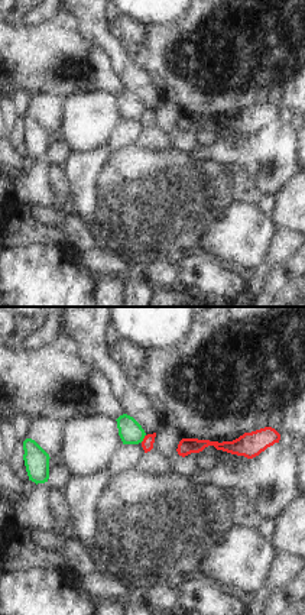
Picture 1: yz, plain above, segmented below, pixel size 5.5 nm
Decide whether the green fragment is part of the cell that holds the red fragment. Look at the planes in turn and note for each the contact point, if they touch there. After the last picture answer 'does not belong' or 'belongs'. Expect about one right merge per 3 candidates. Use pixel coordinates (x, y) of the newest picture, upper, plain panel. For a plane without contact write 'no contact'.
contact (143, 115)

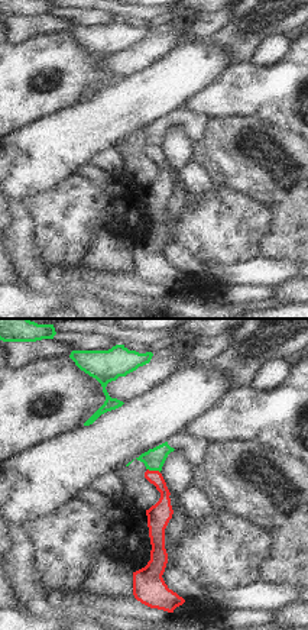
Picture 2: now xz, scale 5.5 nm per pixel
contact (154, 146)

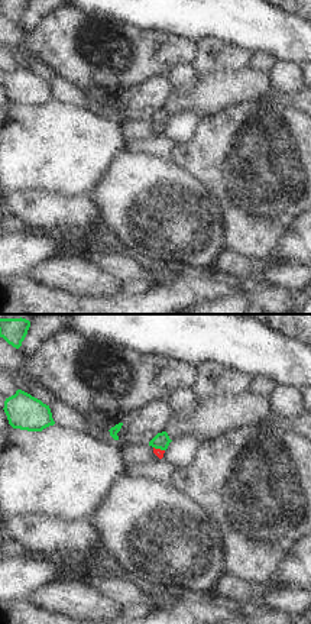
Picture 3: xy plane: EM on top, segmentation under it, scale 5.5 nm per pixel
contact (159, 125)

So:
does not belong

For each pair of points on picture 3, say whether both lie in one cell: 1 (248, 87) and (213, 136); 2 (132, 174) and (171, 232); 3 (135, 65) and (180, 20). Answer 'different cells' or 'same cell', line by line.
1: different cells
2: same cell
3: different cells

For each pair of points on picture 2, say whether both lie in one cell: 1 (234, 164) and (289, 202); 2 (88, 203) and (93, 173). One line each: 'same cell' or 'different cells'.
1: same cell
2: different cells

